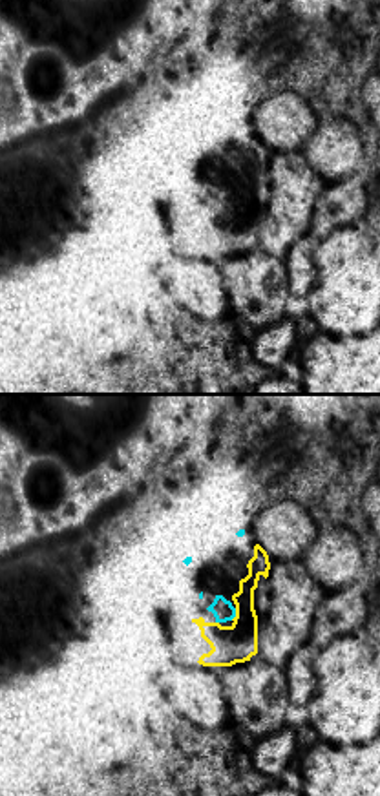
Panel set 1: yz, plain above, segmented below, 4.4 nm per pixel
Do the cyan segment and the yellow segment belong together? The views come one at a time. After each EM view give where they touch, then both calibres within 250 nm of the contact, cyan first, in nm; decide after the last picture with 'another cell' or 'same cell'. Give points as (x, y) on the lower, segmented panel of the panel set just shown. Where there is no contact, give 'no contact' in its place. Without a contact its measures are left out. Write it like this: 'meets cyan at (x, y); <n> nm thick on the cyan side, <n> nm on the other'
meets cyan at (234, 614); 90 nm thick on the cyan side, 170 nm on the other

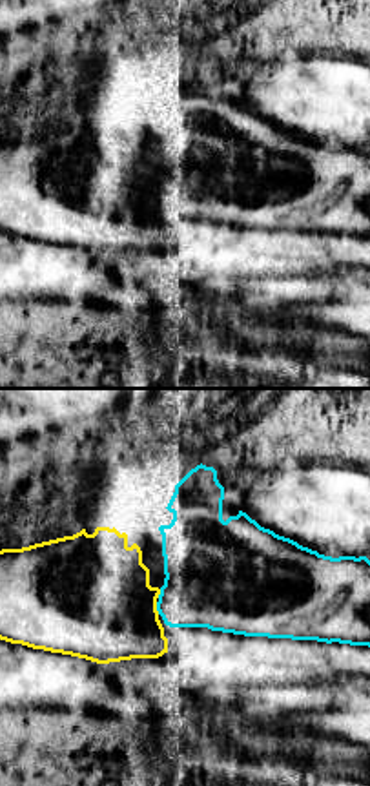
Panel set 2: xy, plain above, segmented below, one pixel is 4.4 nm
meets cyan at (157, 608); 380 nm thick on the cyan side, 480 nm on the other

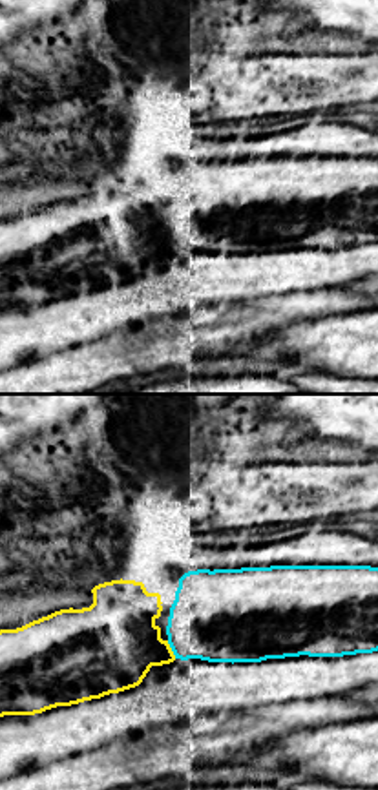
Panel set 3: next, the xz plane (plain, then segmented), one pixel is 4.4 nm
meets cyan at (172, 650); 400 nm thick on the cyan side, 360 nm on the other

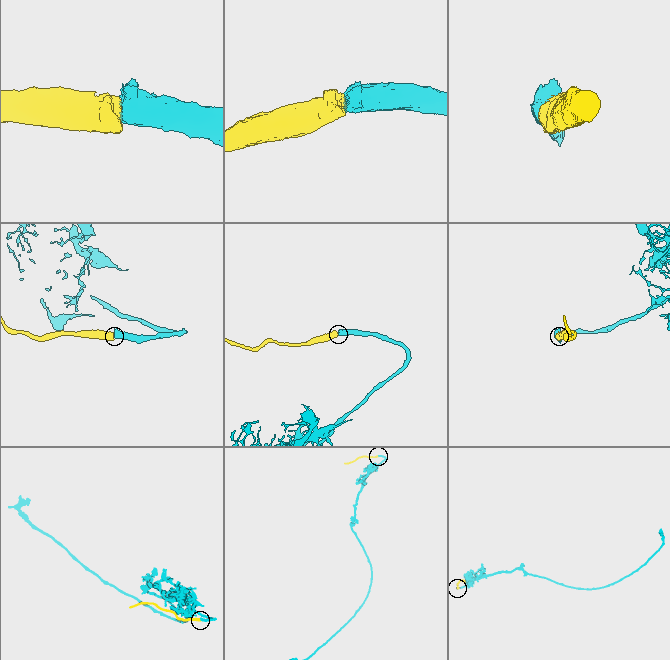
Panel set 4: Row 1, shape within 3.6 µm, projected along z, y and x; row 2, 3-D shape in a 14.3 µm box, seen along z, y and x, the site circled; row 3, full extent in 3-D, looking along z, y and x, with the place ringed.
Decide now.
same cell

